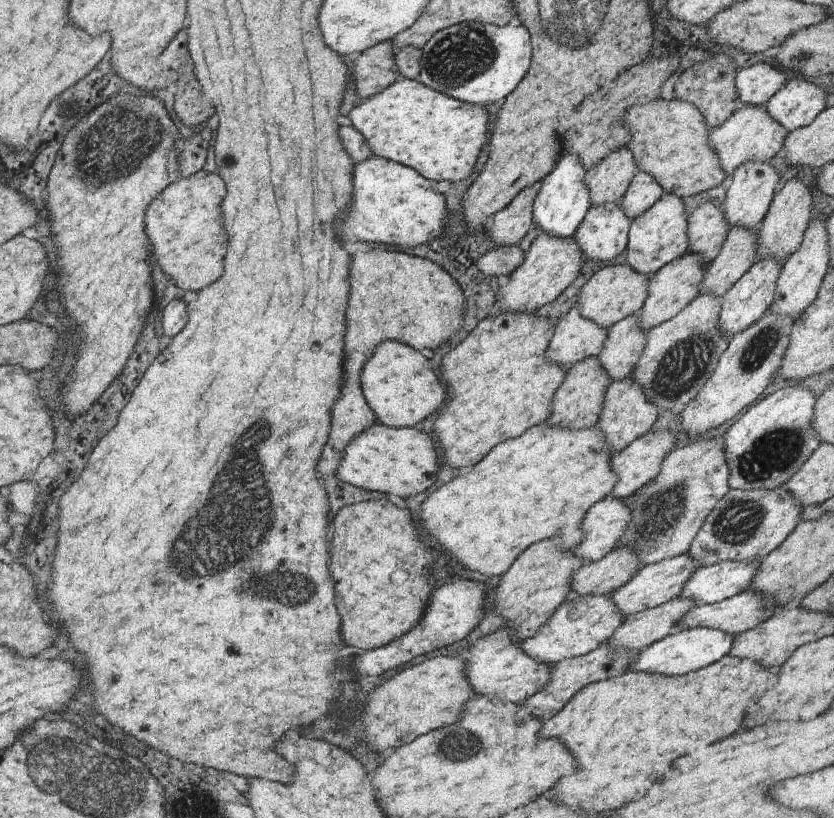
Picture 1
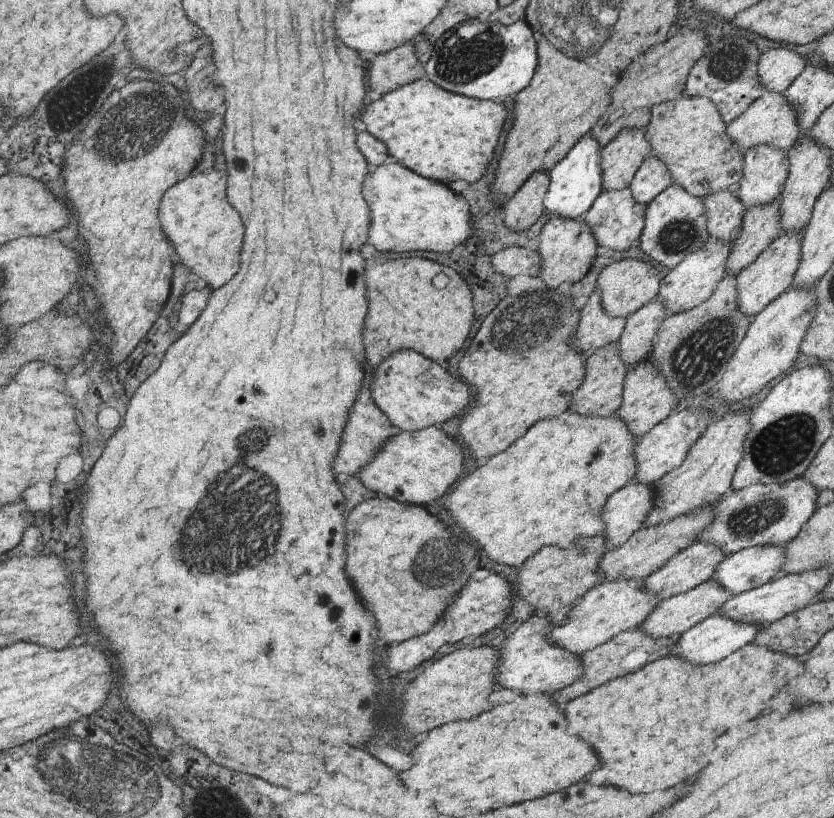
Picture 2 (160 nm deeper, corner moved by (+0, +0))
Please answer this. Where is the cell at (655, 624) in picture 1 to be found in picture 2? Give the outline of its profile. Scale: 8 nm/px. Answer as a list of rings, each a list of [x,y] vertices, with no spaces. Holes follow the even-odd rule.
[[[710,579],[685,593],[663,599],[638,629],[658,638],[670,637],[673,635],[680,636],[688,629],[696,626],[700,621],[718,613],[722,606],[724,606],[724,603],[730,600],[734,595],[732,591],[721,587],[720,583]]]

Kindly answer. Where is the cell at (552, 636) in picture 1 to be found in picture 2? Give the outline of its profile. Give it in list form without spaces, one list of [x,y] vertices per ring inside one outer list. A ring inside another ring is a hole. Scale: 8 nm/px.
[[[644,579],[604,580],[590,589],[569,612],[563,625],[554,627],[547,639],[559,647],[582,655],[613,636],[628,629],[636,629],[650,616],[650,613],[662,602],[658,595],[645,589]]]

